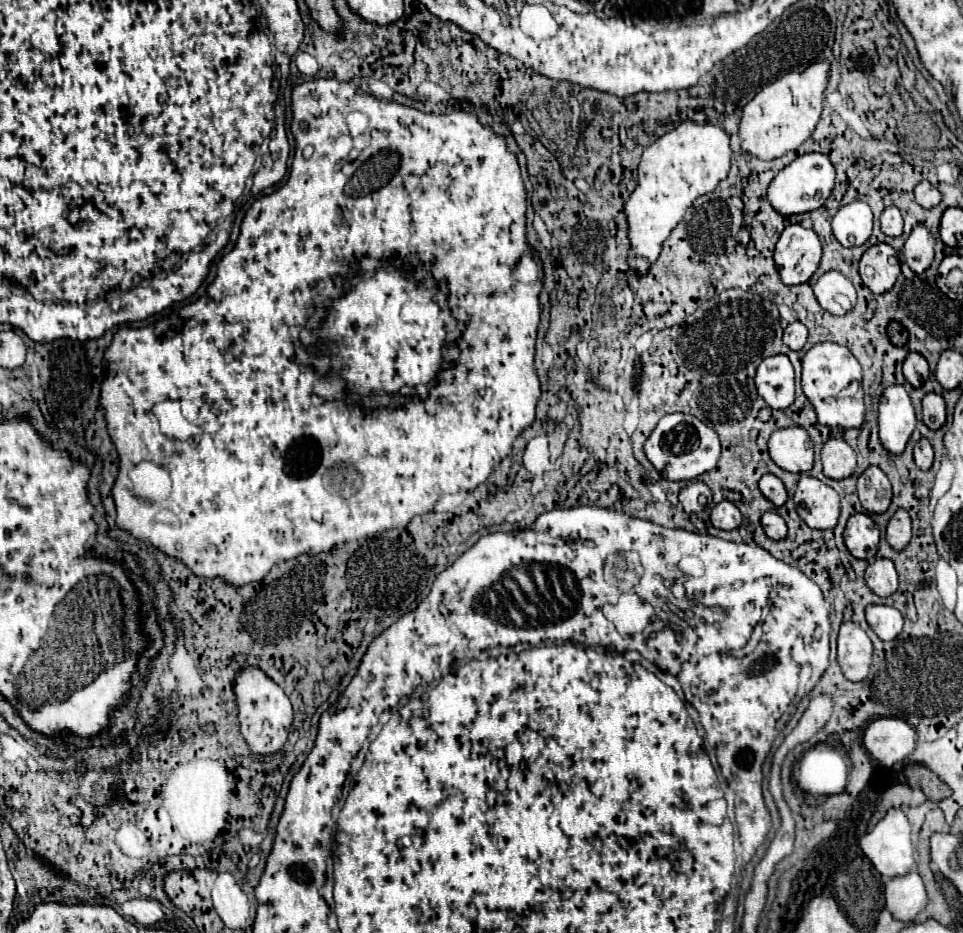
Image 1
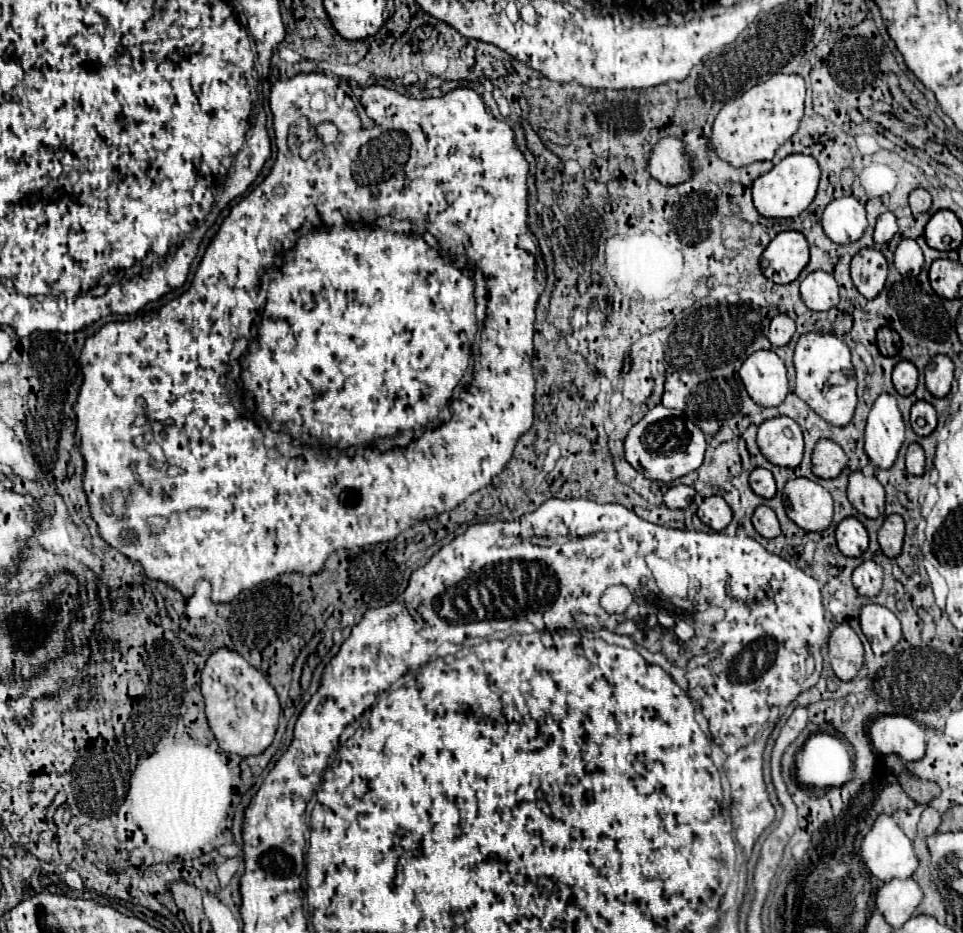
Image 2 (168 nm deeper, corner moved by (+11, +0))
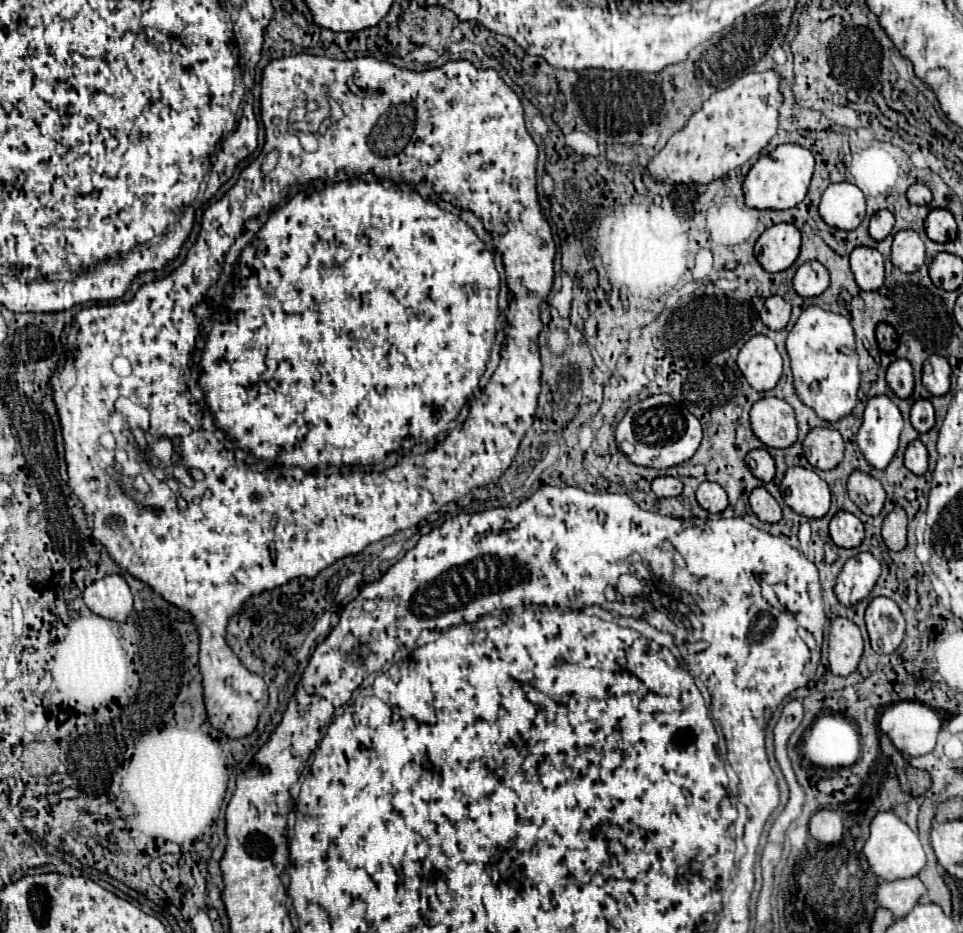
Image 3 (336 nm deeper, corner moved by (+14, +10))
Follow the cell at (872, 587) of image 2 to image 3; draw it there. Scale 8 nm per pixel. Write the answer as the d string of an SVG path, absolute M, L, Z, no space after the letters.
M860 552L858 556L850 558L836 576L834 594L838 602L844 606L852 606L864 600L872 592L878 576L880 562L870 552Z

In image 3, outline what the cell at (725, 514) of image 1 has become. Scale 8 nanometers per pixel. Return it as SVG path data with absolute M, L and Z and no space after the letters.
M702 482L700 488L696 490L696 498L698 498L698 504L710 514L720 514L728 506L726 490L716 482Z

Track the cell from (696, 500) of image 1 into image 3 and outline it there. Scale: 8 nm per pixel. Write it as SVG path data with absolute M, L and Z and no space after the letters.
M662 476L652 480L652 492L658 498L668 498L668 496L678 496L682 494L682 482L672 476Z

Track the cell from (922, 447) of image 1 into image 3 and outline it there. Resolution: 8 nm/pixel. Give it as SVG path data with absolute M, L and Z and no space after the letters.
M920 440L910 442L910 446L906 448L904 466L916 476L922 476L928 470L928 452L926 452L926 446Z

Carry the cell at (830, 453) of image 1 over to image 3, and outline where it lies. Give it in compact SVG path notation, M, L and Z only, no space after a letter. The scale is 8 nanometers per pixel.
M814 428L802 442L806 460L820 470L832 470L844 458L844 440L834 428Z

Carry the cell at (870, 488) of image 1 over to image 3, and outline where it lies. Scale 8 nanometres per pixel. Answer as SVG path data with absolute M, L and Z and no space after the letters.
M860 470L850 474L848 494L850 494L850 500L868 516L878 516L886 502L886 492L884 492L882 484L876 478L872 478Z

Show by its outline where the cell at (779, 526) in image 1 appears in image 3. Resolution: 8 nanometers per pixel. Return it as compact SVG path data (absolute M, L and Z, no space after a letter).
M754 488L750 494L750 506L752 512L762 520L762 522L778 522L782 518L782 510L774 496L766 488Z

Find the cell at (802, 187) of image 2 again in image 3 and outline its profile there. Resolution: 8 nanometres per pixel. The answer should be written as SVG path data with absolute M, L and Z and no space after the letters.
M782 144L774 152L760 156L744 178L746 206L758 210L786 210L800 204L808 192L814 172L814 156L798 144Z

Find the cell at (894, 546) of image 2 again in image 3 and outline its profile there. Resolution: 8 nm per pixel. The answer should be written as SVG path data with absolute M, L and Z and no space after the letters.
M896 506L884 520L882 538L890 550L904 550L906 548L906 526L908 518L904 508Z

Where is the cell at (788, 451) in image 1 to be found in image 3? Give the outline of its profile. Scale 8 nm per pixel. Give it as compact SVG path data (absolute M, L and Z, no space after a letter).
M760 398L750 408L752 432L770 448L788 448L796 442L796 418L788 402L780 398Z

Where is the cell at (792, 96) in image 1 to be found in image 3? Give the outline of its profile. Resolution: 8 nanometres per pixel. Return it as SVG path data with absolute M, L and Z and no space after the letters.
M768 70L768 72L744 74L740 80L730 84L730 88L714 92L708 100L704 100L702 108L690 116L688 124L668 140L664 150L660 150L654 158L650 158L646 166L646 170L650 172L650 178L664 184L680 184L680 182L708 184L712 180L722 178L730 170L746 164L752 156L760 154L778 128L778 106L782 104L782 94L778 84L780 84L778 74L774 70Z

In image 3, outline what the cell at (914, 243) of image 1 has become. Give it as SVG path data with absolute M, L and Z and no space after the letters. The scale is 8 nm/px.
M900 230L892 242L892 264L902 272L916 272L926 260L926 248L914 230Z

